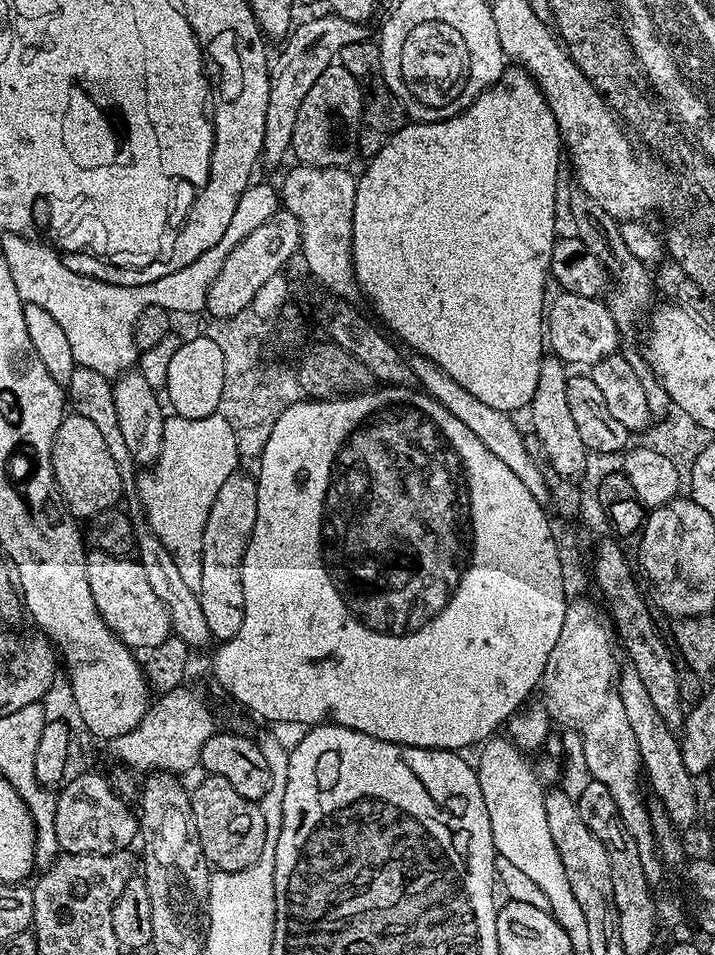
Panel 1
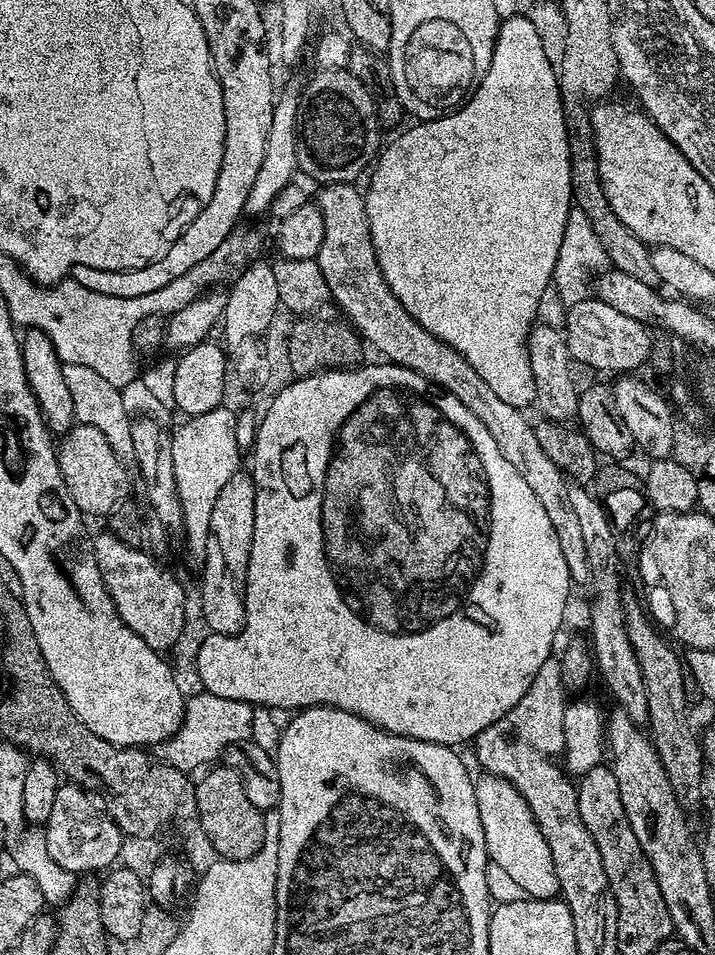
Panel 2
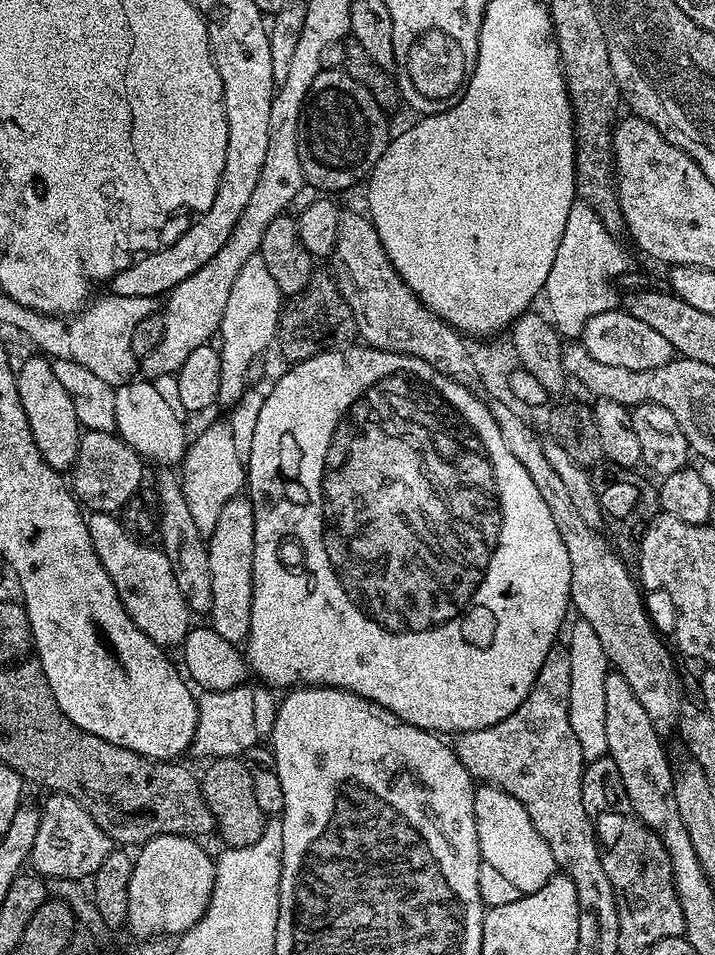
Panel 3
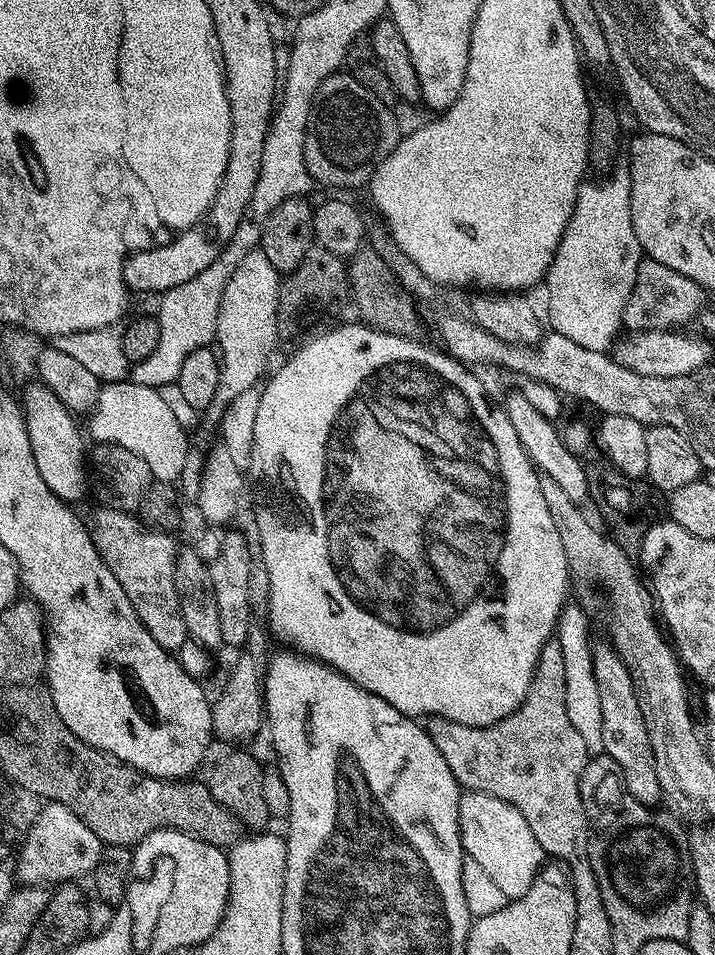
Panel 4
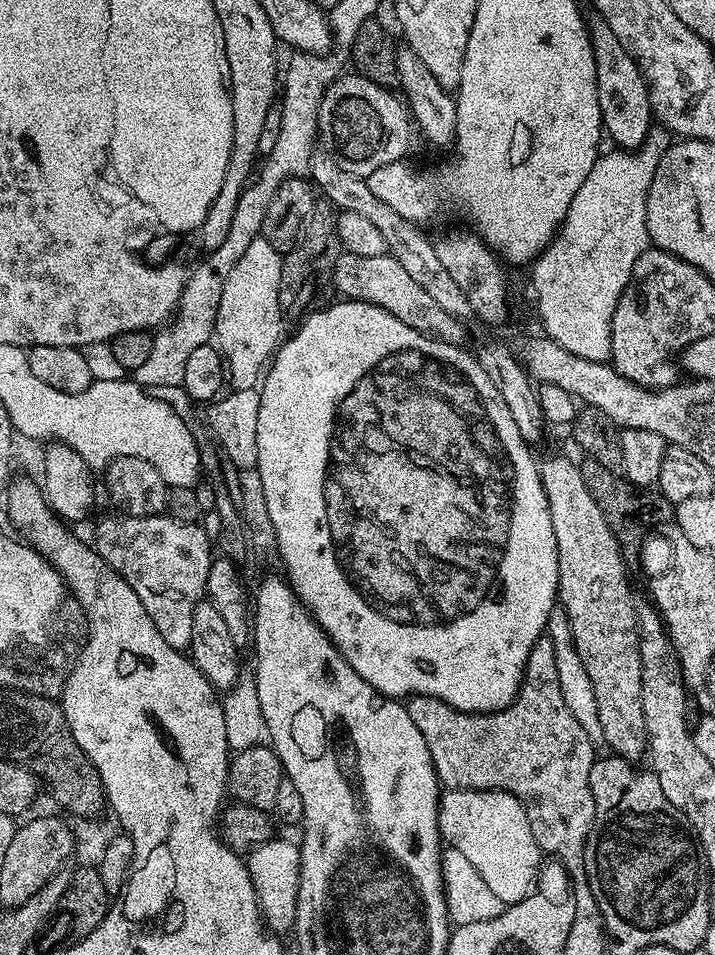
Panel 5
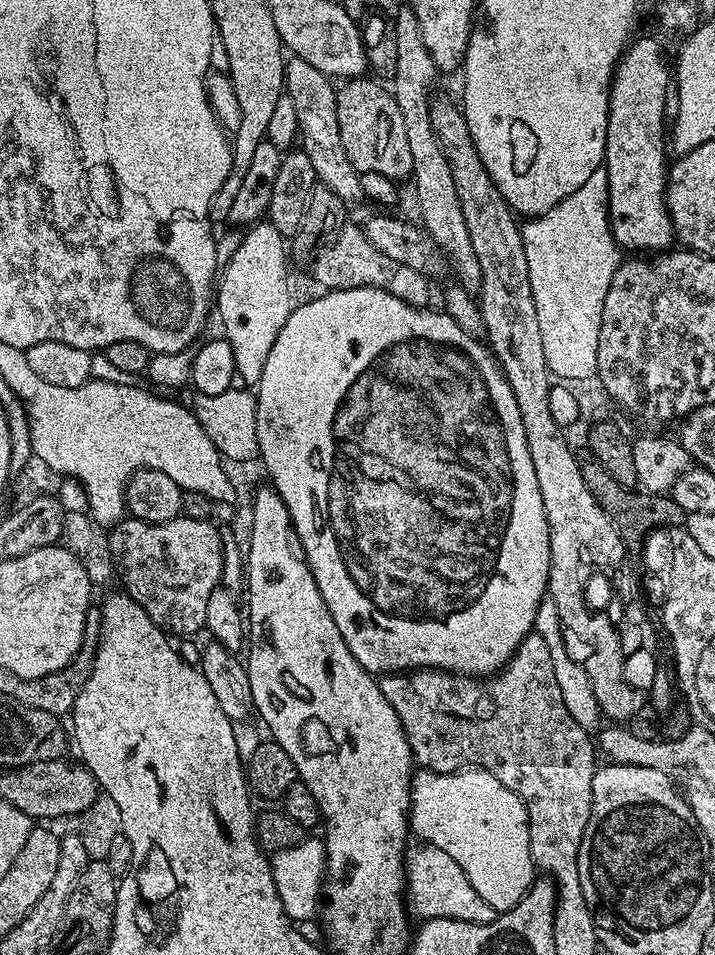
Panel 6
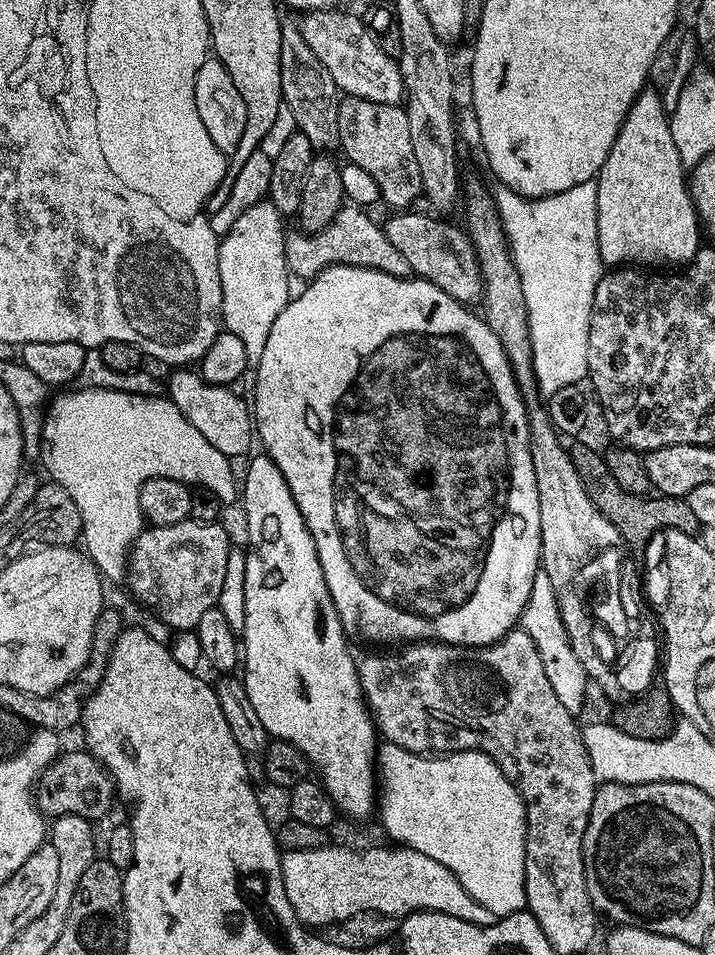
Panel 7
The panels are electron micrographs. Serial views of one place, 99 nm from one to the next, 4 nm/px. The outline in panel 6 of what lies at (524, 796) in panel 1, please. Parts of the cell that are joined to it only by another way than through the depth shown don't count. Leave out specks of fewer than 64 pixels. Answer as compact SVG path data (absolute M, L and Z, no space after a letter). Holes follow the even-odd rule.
M467 767L458 772L430 772L420 770L412 778L412 806L410 809L410 828L416 832L425 844L438 846L446 850L458 866L470 878L470 886L478 890L478 895L490 902L493 910L499 914L508 912L528 893L534 879L534 865L530 854L530 830L528 829L528 811L514 794L494 774L482 768Z

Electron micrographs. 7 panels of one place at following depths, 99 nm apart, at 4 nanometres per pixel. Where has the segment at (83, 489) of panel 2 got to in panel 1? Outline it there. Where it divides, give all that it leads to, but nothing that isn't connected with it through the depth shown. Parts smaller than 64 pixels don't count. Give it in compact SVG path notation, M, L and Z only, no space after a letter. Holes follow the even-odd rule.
M65 415L52 439L52 469L56 488L73 517L91 518L102 510L115 508L121 503L120 496L125 495L118 466L114 466L114 458L110 458L110 450L106 450L106 441L90 418Z

